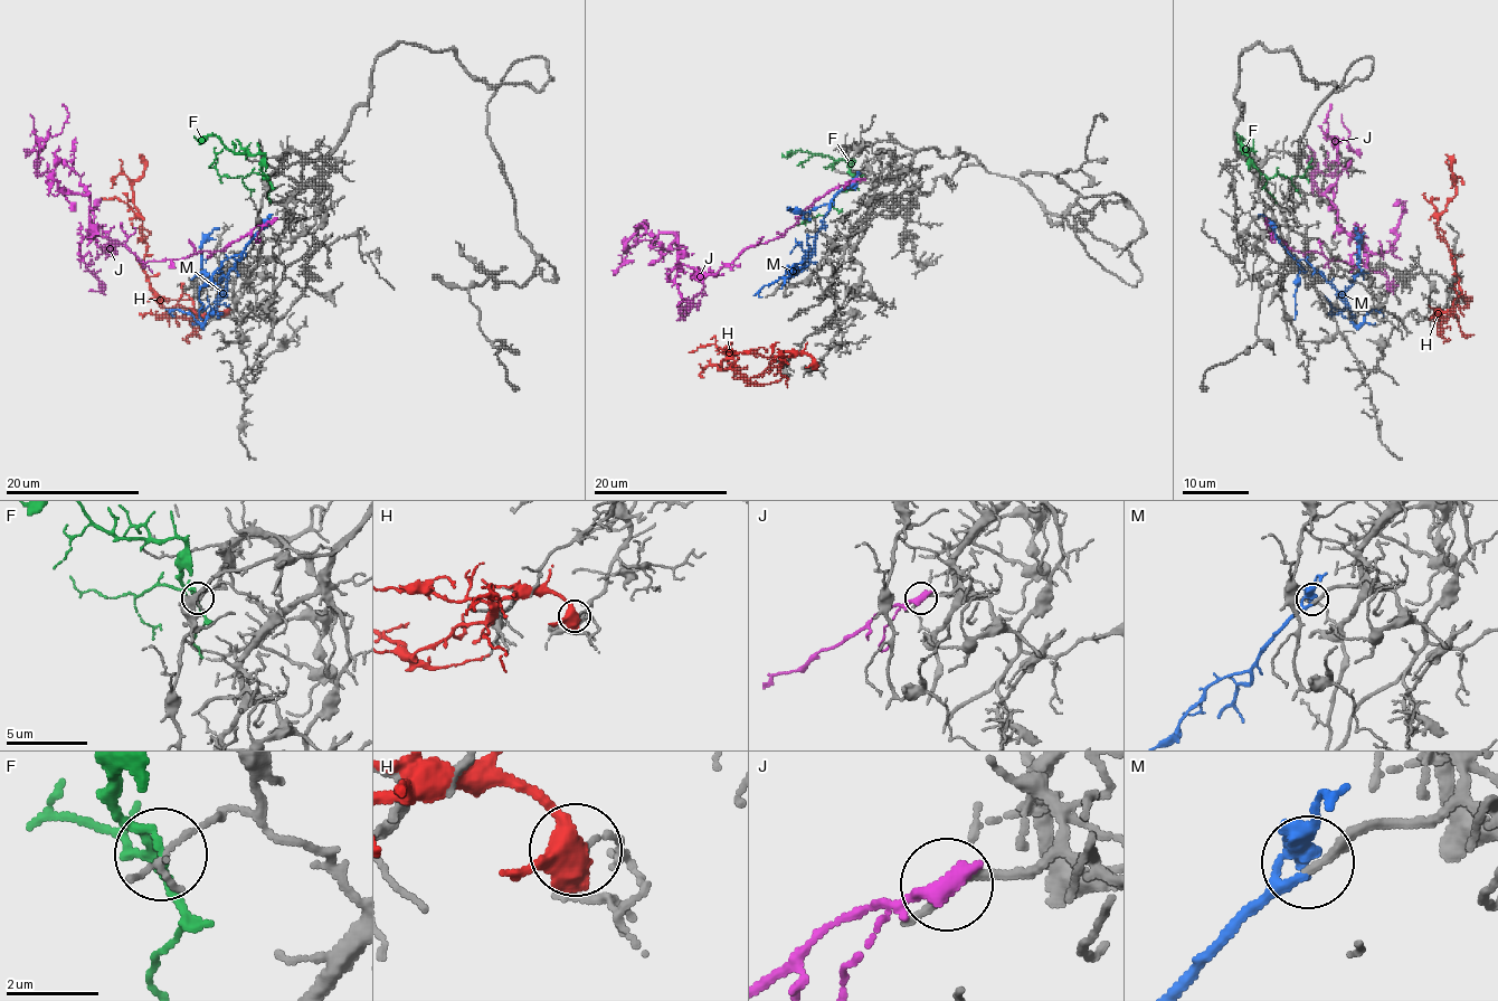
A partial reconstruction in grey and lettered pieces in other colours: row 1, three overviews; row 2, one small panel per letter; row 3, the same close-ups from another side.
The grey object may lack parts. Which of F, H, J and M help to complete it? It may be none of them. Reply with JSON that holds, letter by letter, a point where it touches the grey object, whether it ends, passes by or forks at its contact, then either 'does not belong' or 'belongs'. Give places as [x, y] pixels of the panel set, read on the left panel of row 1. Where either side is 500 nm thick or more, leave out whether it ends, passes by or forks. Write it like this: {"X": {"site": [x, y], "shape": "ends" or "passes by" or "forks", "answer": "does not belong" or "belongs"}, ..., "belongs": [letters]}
{"F": {"site": [268, 178], "shape": "passes by", "answer": "does not belong"}, "H": {"site": [227, 309], "answer": "does not belong"}, "J": {"site": [273, 220], "shape": "ends", "answer": "does not belong"}, "M": {"site": [266, 225], "shape": "passes by", "answer": "belongs"}, "belongs": ["M"]}

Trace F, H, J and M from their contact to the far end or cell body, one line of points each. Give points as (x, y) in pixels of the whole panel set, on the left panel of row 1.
F: (268, 178), (262, 168), (262, 154), (233, 152), (212, 135), (197, 139), (193, 135)
H: (227, 309), (199, 315), (186, 308), (162, 304), (142, 266), (147, 244), (132, 182), (117, 175), (111, 188)
J: (272, 220), (220, 251), (143, 263), (91, 230), (91, 198), (39, 175), (39, 149), (68, 114), (62, 104)
M: (267, 224), (229, 271), (227, 287), (202, 324), (177, 309), (170, 312), (173, 315)

